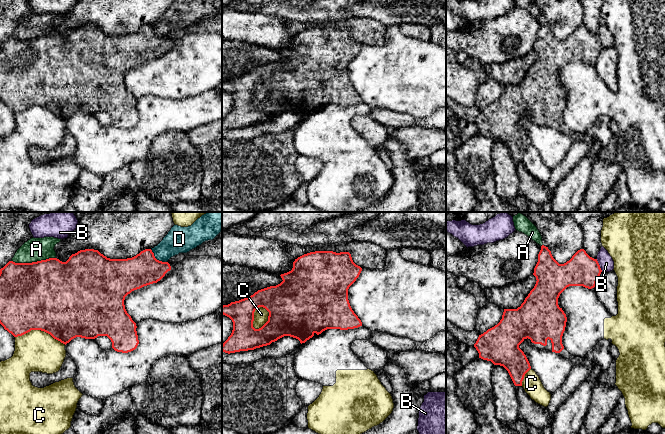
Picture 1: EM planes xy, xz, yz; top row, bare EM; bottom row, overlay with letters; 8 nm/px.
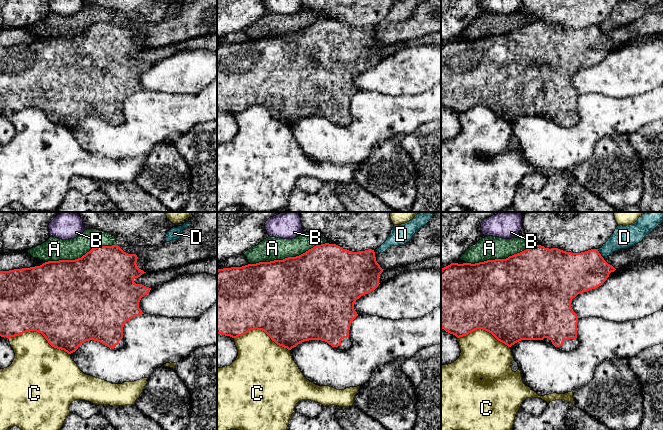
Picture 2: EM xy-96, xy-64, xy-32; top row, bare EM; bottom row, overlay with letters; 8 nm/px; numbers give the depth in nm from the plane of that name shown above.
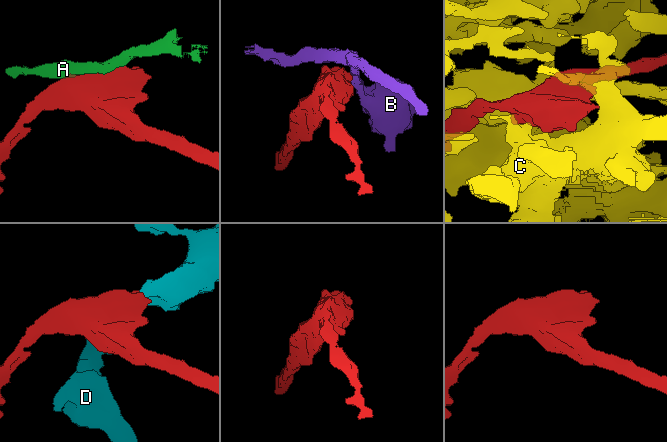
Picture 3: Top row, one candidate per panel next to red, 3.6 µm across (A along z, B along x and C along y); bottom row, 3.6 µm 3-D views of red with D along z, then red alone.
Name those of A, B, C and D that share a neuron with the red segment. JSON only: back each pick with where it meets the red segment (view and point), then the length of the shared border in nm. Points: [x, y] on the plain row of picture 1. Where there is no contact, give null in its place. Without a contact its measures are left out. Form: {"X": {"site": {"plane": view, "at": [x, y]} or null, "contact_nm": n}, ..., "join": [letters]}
{"join": []}

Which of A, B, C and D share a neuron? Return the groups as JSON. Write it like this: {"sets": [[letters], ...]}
{"sets": [["A"], ["B"], ["C"], ["D"]]}

